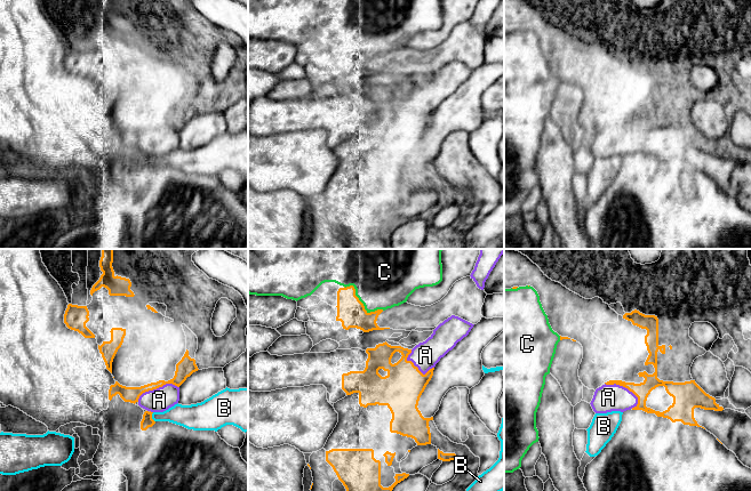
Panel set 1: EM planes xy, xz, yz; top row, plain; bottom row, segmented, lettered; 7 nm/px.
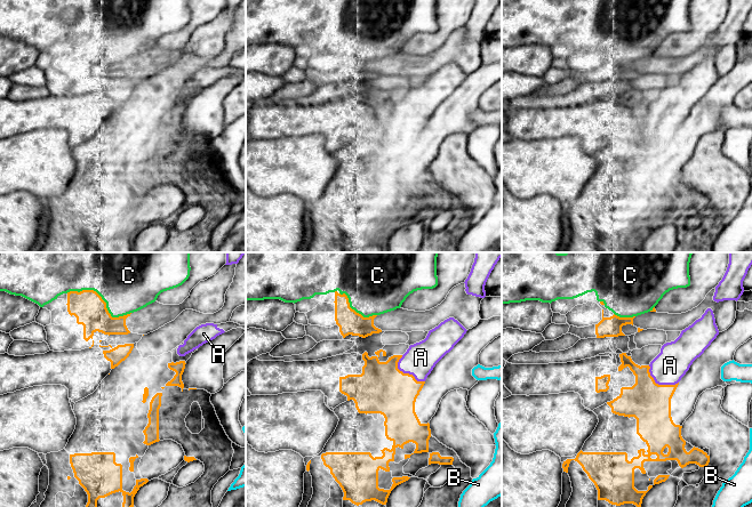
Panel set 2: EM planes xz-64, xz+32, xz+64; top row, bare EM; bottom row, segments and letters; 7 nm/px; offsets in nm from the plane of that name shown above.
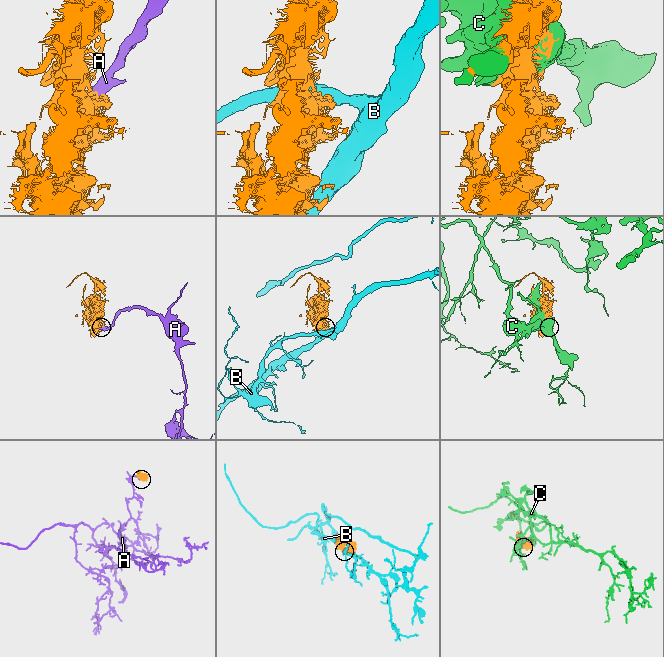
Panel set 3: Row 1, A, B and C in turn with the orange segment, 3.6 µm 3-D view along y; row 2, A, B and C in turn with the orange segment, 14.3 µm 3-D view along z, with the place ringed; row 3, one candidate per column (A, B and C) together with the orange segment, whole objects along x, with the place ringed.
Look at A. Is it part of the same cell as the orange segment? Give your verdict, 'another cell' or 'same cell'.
another cell

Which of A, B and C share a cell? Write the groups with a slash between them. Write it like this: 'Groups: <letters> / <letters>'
Groups: A / B / C

